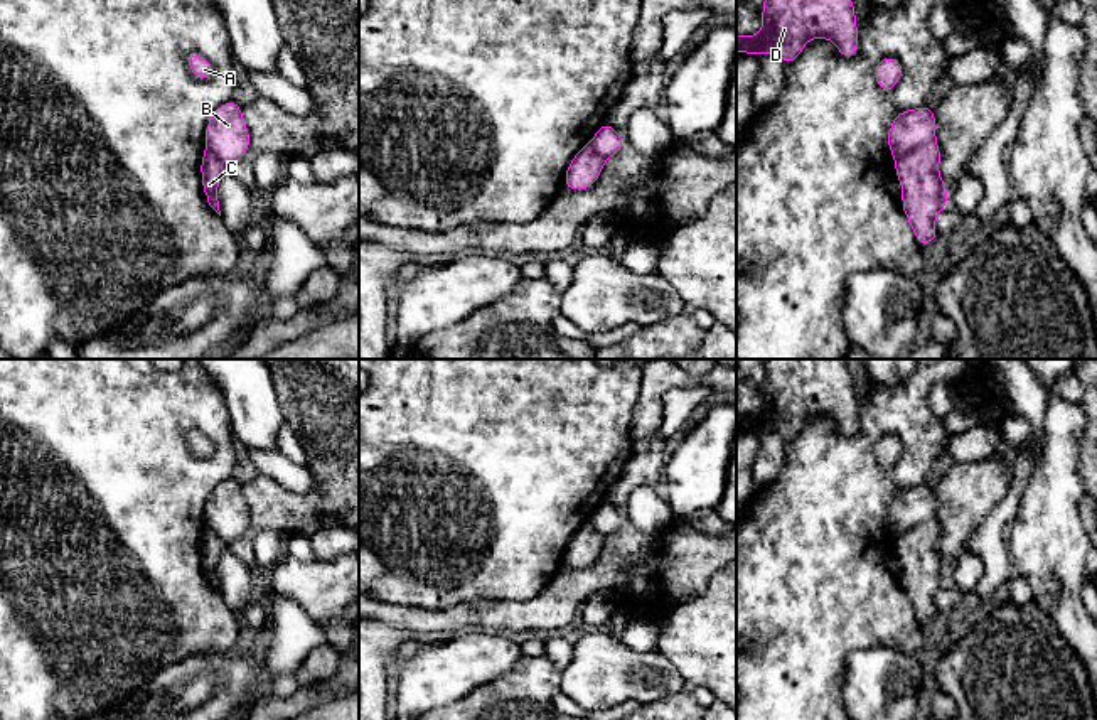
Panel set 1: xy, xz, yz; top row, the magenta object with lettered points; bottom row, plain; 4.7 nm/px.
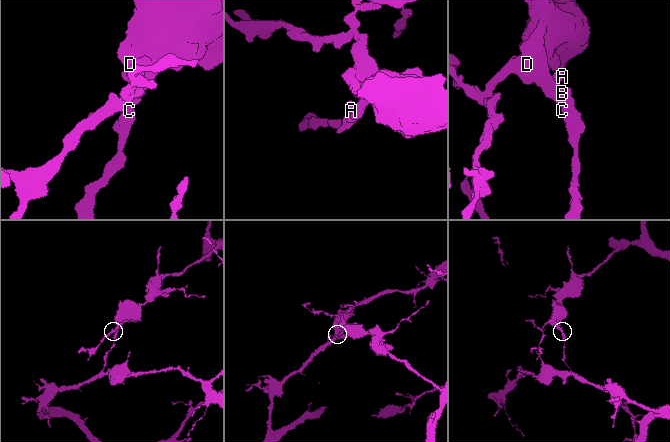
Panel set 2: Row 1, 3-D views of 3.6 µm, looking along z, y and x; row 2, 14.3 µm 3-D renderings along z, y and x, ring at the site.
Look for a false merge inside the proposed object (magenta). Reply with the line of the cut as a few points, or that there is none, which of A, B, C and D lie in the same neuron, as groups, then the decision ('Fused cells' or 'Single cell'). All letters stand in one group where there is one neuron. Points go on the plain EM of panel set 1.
Split along yz (934, 516), (904, 531), (895, 540). Groups: A B D / C. Fused cells

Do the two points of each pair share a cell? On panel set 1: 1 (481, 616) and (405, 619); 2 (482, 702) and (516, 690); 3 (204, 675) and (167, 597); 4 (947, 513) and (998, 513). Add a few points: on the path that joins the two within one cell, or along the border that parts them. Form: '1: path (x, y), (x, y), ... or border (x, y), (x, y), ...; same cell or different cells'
1: path (462, 616), (454, 619), (423, 619); same cell
2: path (491, 702), (503, 702), (508, 697); same cell
3: border (231, 651), (192, 653), (165, 665), (159, 671); different cells
4: border (1013, 479), (1006, 496), (966, 543); different cells

